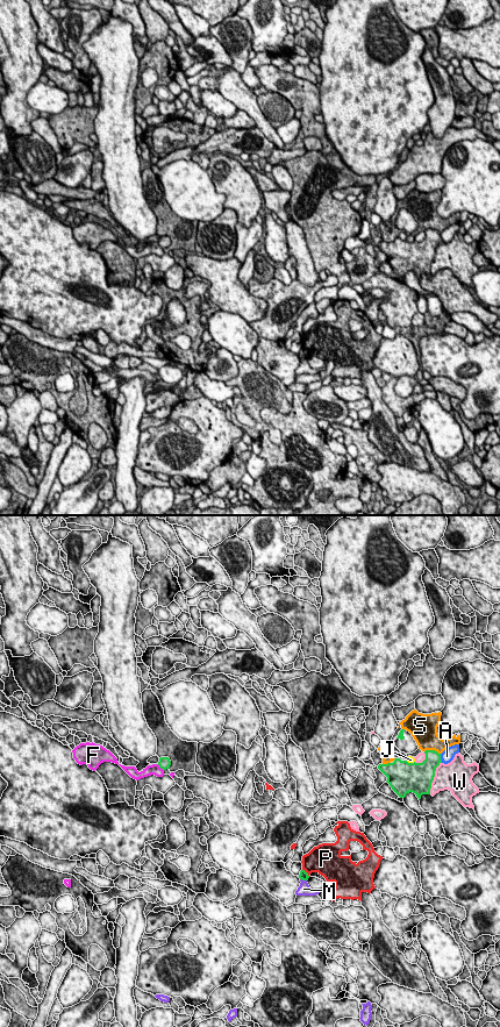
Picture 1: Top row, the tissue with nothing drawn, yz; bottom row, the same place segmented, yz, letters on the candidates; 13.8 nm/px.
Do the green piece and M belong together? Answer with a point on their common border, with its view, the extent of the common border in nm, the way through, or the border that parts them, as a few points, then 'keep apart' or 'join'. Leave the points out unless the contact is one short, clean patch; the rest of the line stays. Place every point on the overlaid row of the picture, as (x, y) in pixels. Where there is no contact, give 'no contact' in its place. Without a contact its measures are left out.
yz (304, 879) | 100 nm | along yz (300, 878), (306, 881) | keep apart

